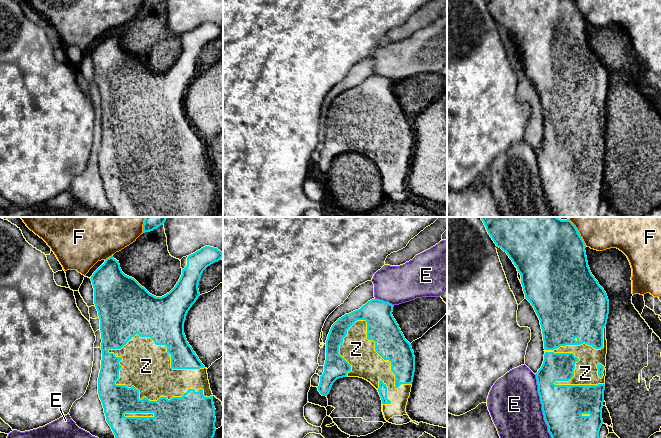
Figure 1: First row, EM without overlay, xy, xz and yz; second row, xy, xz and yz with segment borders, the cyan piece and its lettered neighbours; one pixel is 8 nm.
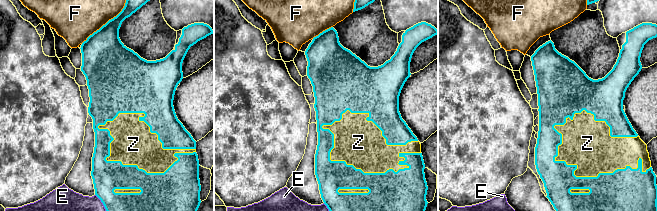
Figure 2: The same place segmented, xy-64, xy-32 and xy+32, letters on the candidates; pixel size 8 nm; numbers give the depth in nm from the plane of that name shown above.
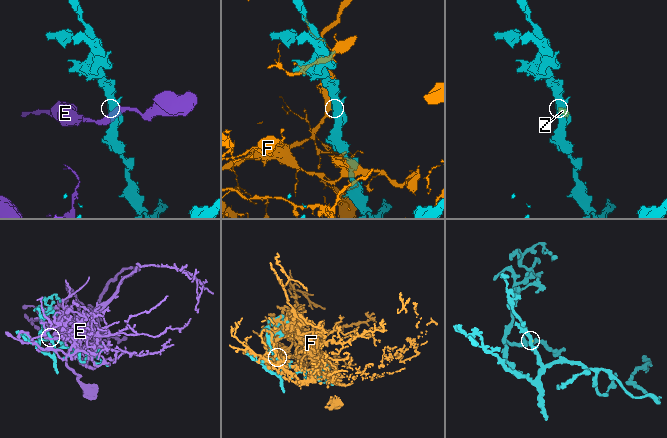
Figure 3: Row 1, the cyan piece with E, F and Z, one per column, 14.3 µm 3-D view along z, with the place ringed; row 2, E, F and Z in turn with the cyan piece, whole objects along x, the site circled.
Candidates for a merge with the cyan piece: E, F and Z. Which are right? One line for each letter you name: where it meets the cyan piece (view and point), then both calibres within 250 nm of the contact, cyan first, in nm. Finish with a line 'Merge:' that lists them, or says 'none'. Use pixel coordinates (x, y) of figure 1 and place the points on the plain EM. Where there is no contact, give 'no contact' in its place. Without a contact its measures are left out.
Z: xy (142, 175) | 240/360 nm
Merge: Z

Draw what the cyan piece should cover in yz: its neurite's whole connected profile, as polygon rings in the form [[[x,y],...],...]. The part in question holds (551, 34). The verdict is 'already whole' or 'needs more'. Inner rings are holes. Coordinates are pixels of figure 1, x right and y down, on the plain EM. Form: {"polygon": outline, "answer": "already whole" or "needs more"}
{"polygon": [[[484,0],[486,6],[497,23],[507,29],[521,51],[521,60],[525,74],[533,82],[539,96],[544,117],[544,137],[535,150],[538,169],[542,180],[544,196],[548,202],[551,217],[599,217],[599,207],[603,200],[602,184],[604,178],[605,152],[606,152],[606,100],[609,90],[609,76],[604,65],[592,51],[588,42],[585,19],[574,0]]], "answer": "needs more"}

